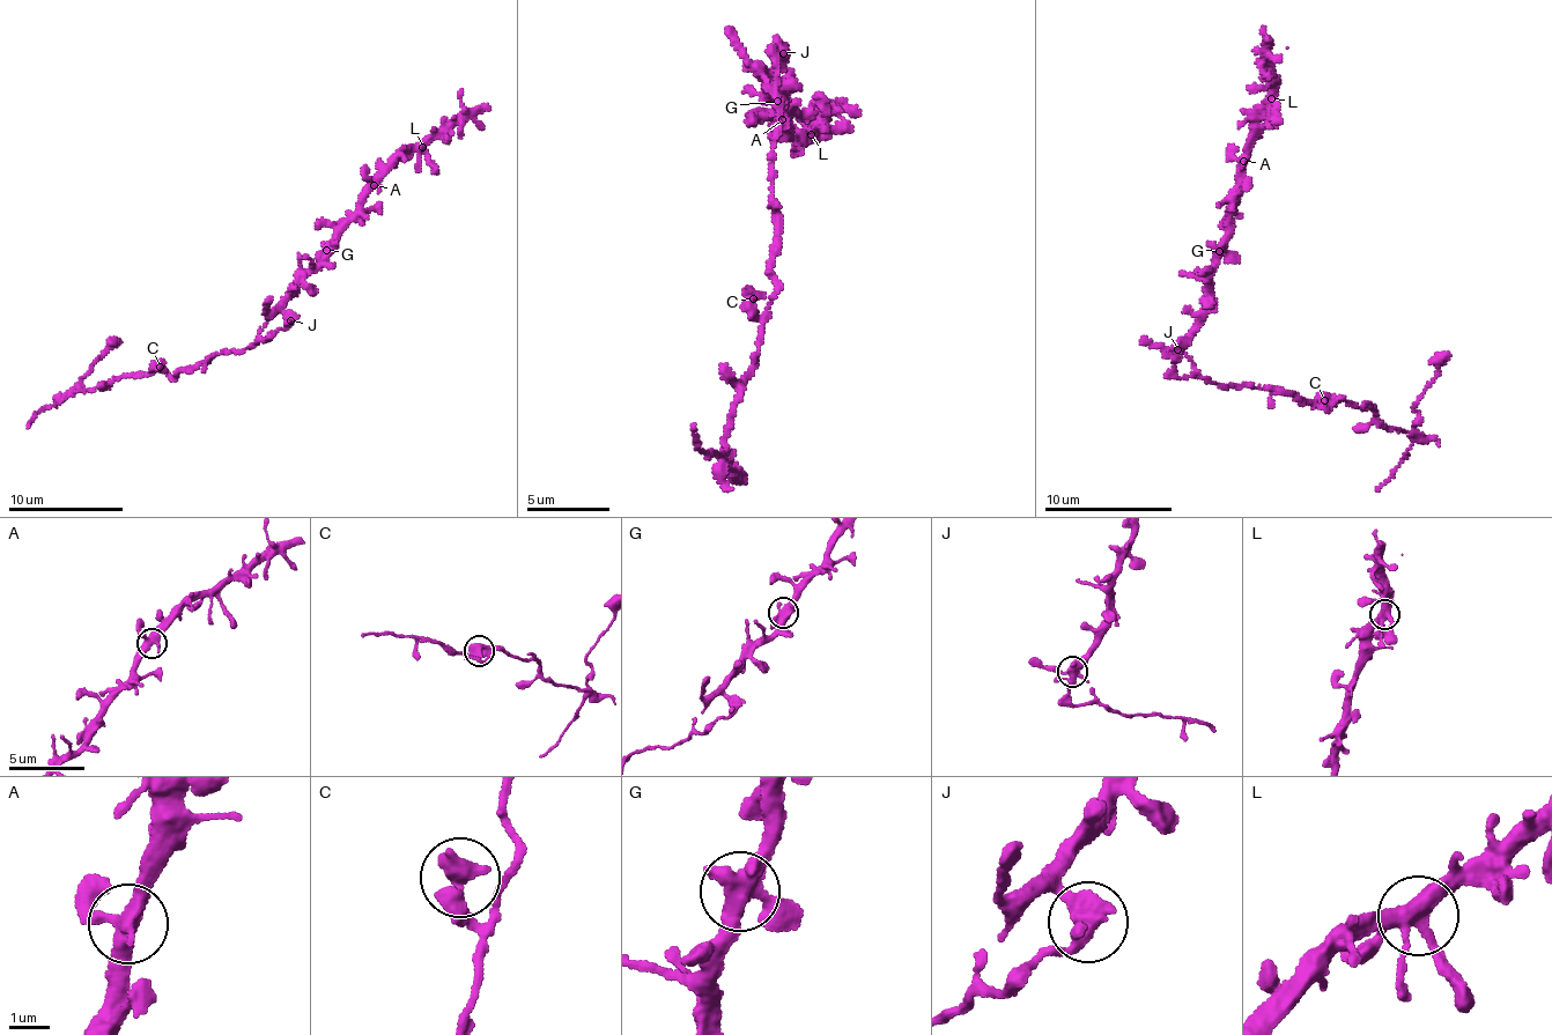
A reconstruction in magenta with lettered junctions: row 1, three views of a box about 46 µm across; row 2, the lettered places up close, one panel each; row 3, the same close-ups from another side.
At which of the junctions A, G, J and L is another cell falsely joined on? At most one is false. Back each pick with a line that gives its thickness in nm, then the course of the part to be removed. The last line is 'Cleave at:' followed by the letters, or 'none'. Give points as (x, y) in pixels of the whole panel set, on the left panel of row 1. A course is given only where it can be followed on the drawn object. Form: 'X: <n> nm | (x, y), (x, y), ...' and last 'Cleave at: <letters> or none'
J: 440 nm | (290, 320), (267, 341), (208, 357), (171, 378), (161, 370), (74, 393), (80, 381), (119, 340)
Cleave at: J

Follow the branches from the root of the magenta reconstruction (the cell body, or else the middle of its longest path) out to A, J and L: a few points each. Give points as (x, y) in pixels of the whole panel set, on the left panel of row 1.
A: (257, 337), (268, 313), (322, 259), (335, 231), (356, 212), (359, 198), (374, 185)
J: (257, 337), (267, 341), (290, 320)
L: (257, 337), (268, 313), (322, 259), (335, 231), (356, 212), (359, 196), (400, 156), (422, 147)

